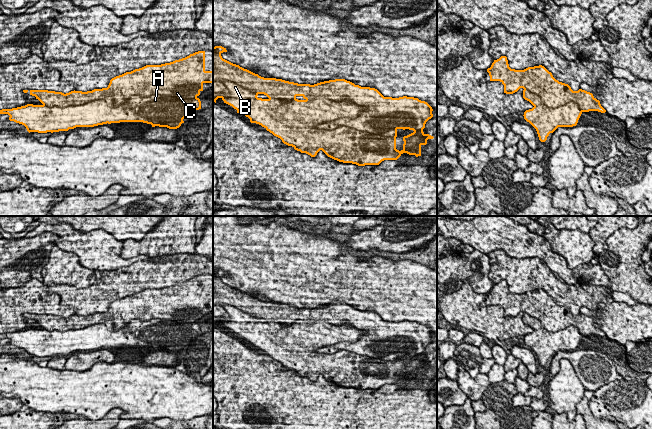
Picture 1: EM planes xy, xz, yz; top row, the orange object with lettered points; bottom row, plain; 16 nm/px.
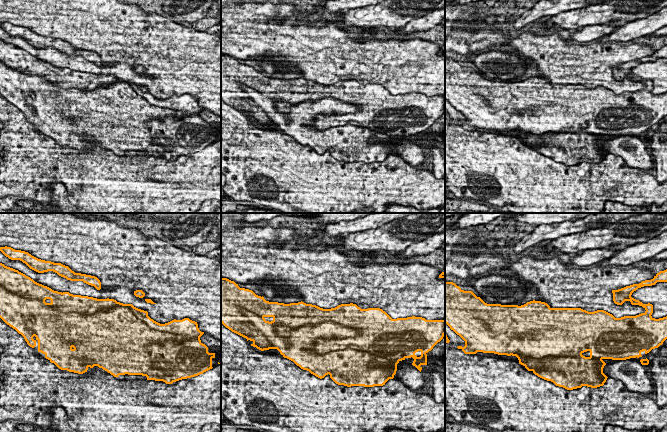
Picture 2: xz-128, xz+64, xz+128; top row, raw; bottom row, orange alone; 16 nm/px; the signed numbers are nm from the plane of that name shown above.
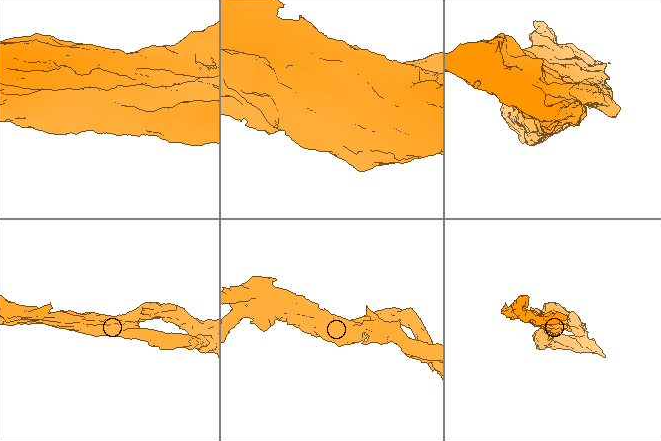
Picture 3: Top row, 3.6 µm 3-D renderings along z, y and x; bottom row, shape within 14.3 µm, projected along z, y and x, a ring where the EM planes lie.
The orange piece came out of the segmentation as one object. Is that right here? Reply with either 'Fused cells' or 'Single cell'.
Fused cells

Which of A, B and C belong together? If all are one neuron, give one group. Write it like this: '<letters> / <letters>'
A / B C

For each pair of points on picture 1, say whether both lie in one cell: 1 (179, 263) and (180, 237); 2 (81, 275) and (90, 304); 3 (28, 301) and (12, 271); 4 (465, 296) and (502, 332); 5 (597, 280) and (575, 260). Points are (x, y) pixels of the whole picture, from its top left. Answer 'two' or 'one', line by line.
1: two
2: two
3: two
4: one
5: two

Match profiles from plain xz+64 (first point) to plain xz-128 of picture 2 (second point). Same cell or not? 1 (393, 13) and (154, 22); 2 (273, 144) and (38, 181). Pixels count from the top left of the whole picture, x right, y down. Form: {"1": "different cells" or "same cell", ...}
{"1": "different cells", "2": "same cell"}

